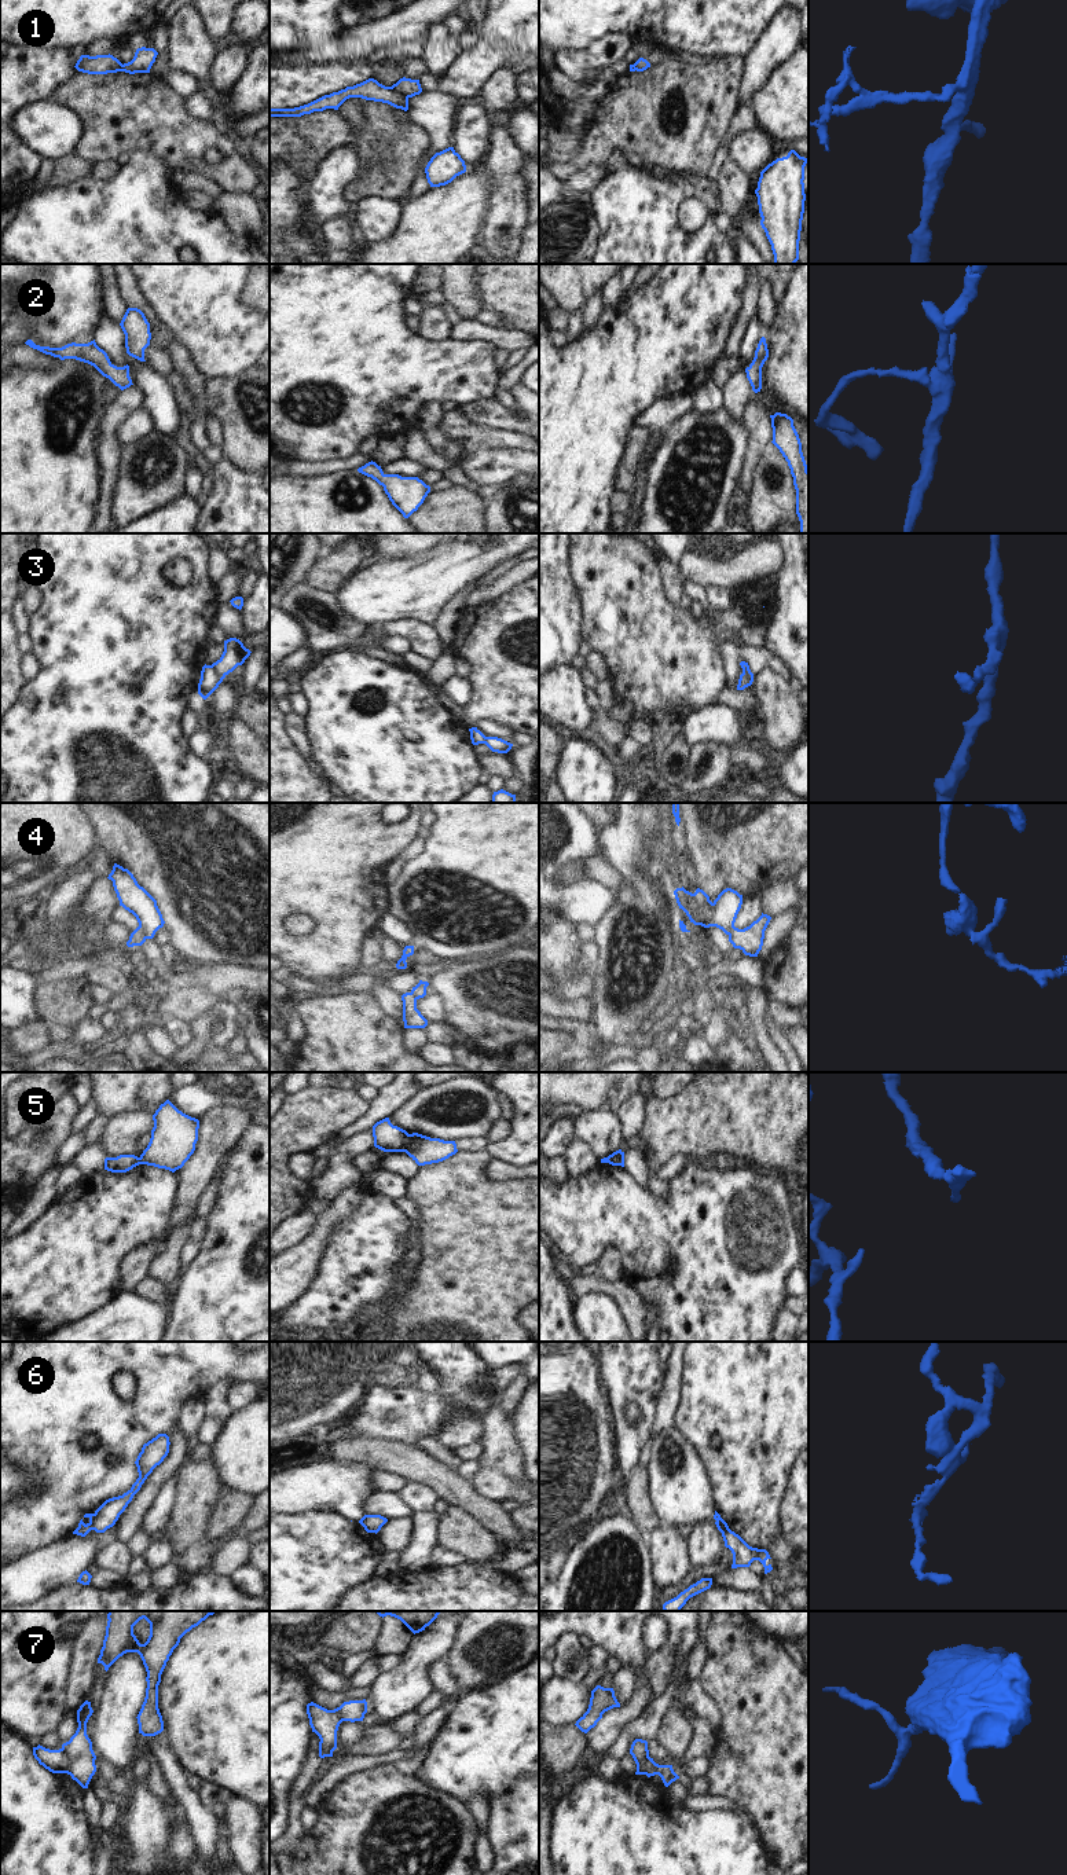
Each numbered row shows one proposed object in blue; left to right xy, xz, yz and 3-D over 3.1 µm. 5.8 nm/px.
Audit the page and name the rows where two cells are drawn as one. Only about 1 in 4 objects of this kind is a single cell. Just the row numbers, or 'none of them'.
1, 3, 4, 5, 6, 7

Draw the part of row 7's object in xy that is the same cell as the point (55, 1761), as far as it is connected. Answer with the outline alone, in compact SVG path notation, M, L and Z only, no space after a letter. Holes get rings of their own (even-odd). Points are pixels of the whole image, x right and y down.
M38 1744L37 1747L33 1747L33 1755L38 1764L50 1772L69 1775L70 1762L62 1749L50 1750Z

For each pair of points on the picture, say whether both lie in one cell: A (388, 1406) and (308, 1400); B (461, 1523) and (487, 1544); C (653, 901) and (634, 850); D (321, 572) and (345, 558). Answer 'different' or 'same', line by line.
A: different
B: same
C: same
D: same

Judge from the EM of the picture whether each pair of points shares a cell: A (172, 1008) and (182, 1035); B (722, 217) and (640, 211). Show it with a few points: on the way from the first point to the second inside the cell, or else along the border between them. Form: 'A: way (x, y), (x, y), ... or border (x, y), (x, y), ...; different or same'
A: border (165, 1020), (187, 1020), (190, 1023); different
B: border (712, 215), (717, 224), (728, 233); different

